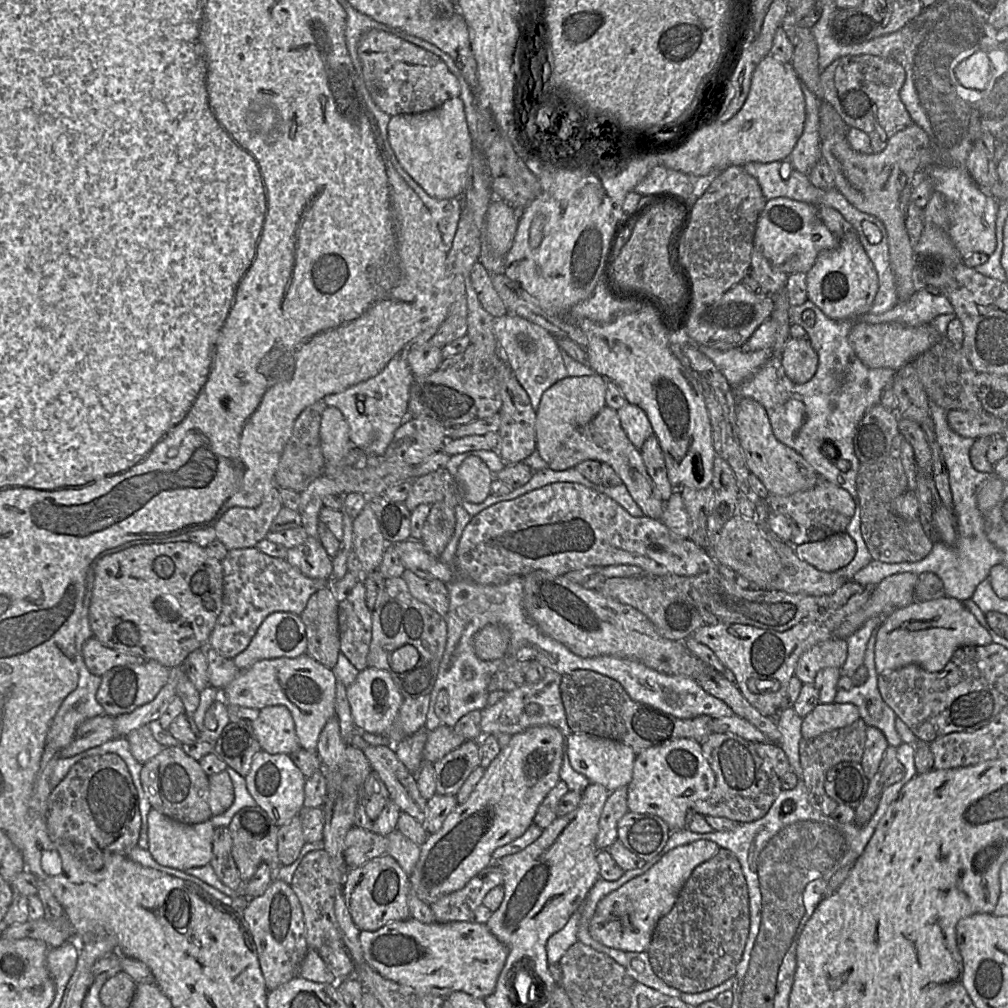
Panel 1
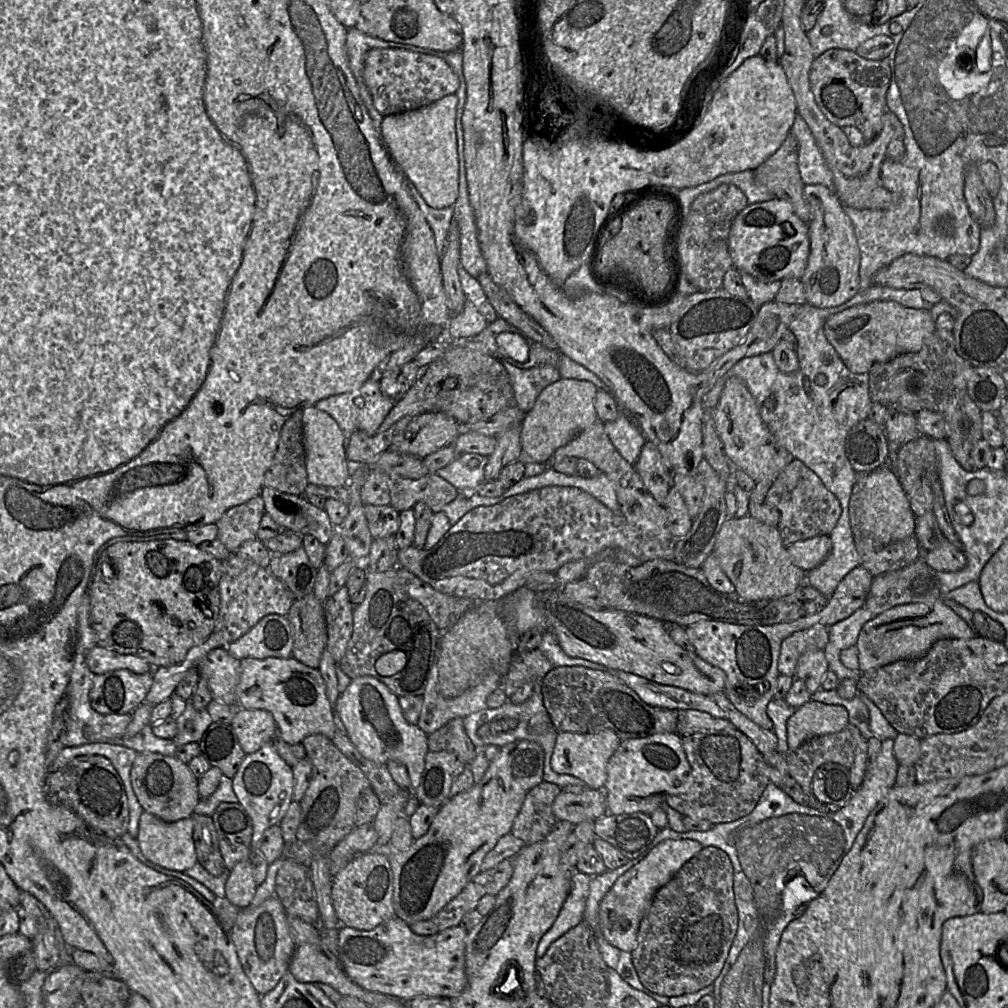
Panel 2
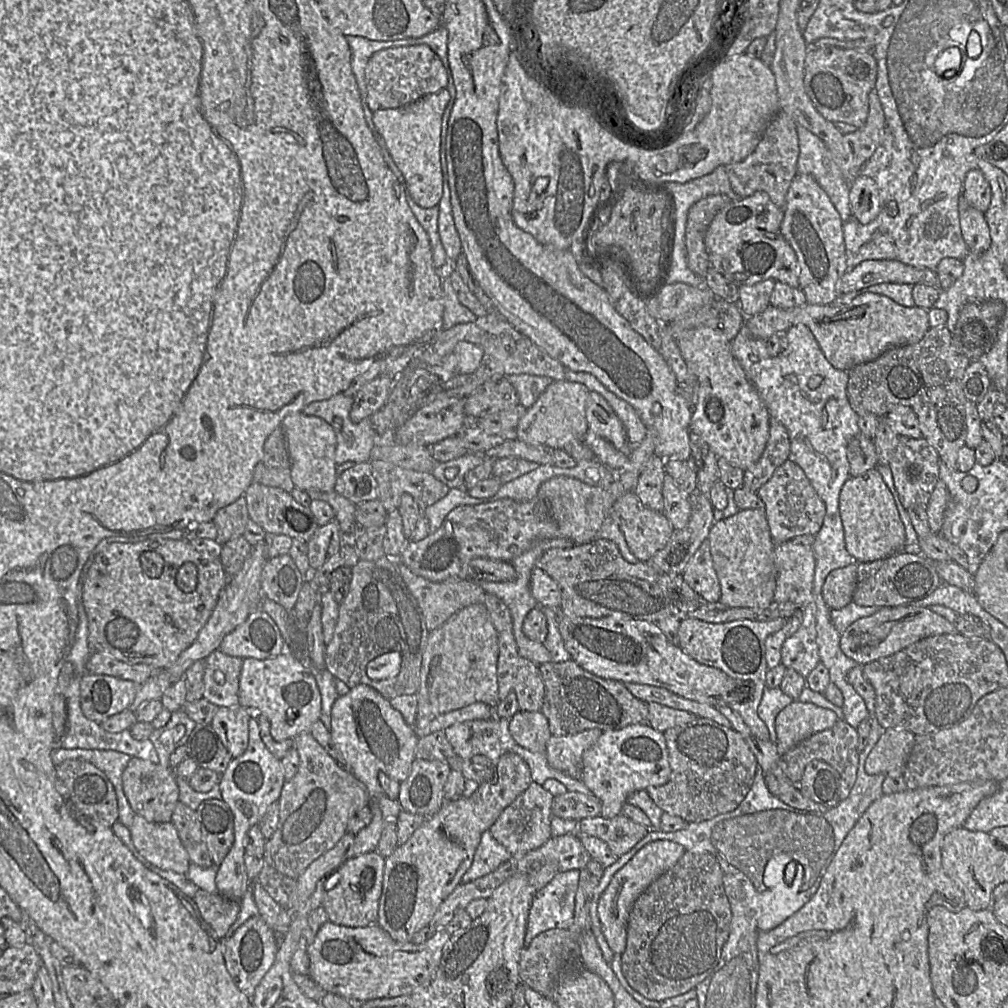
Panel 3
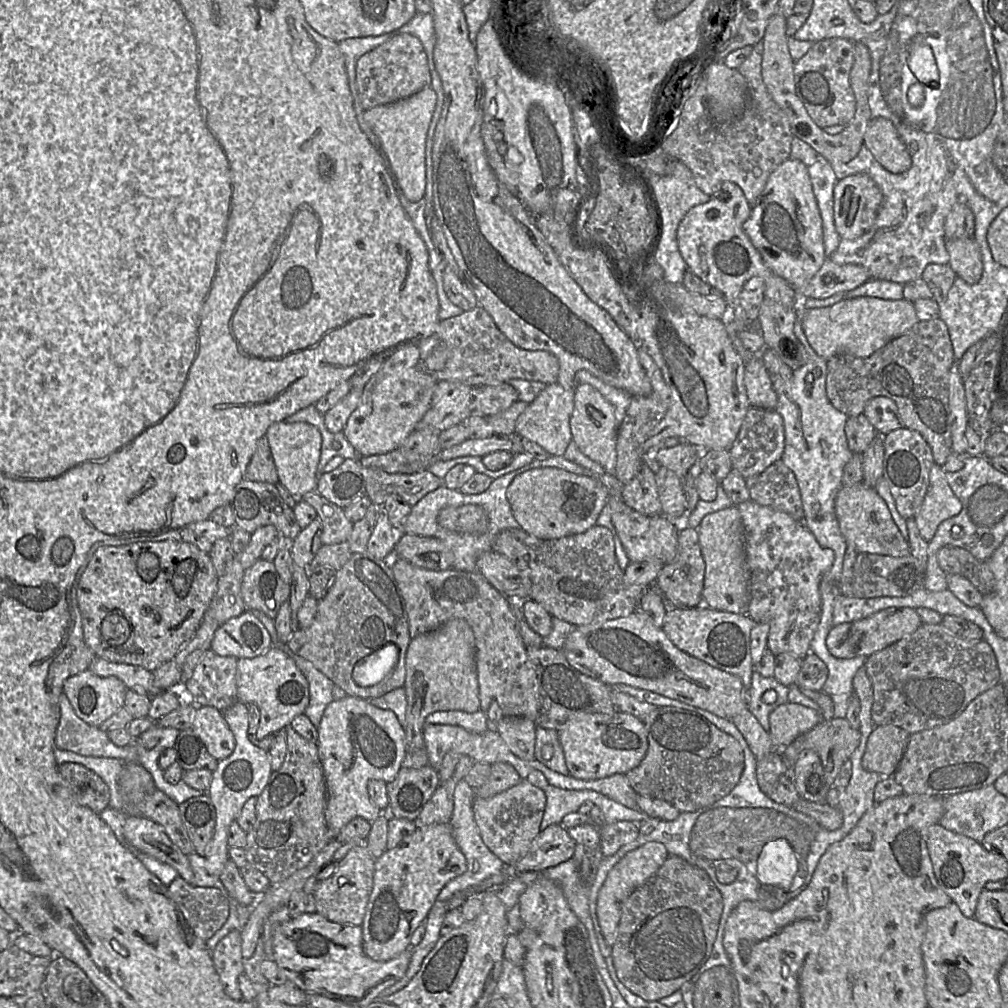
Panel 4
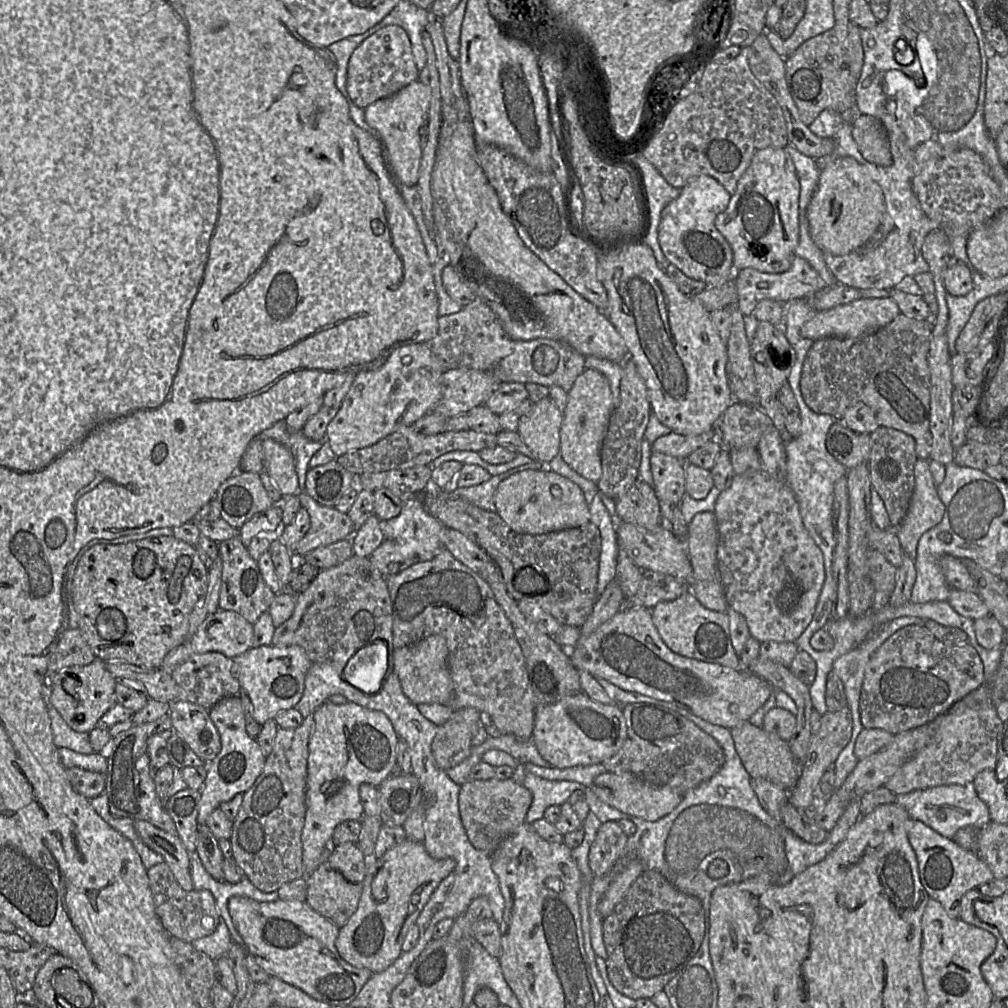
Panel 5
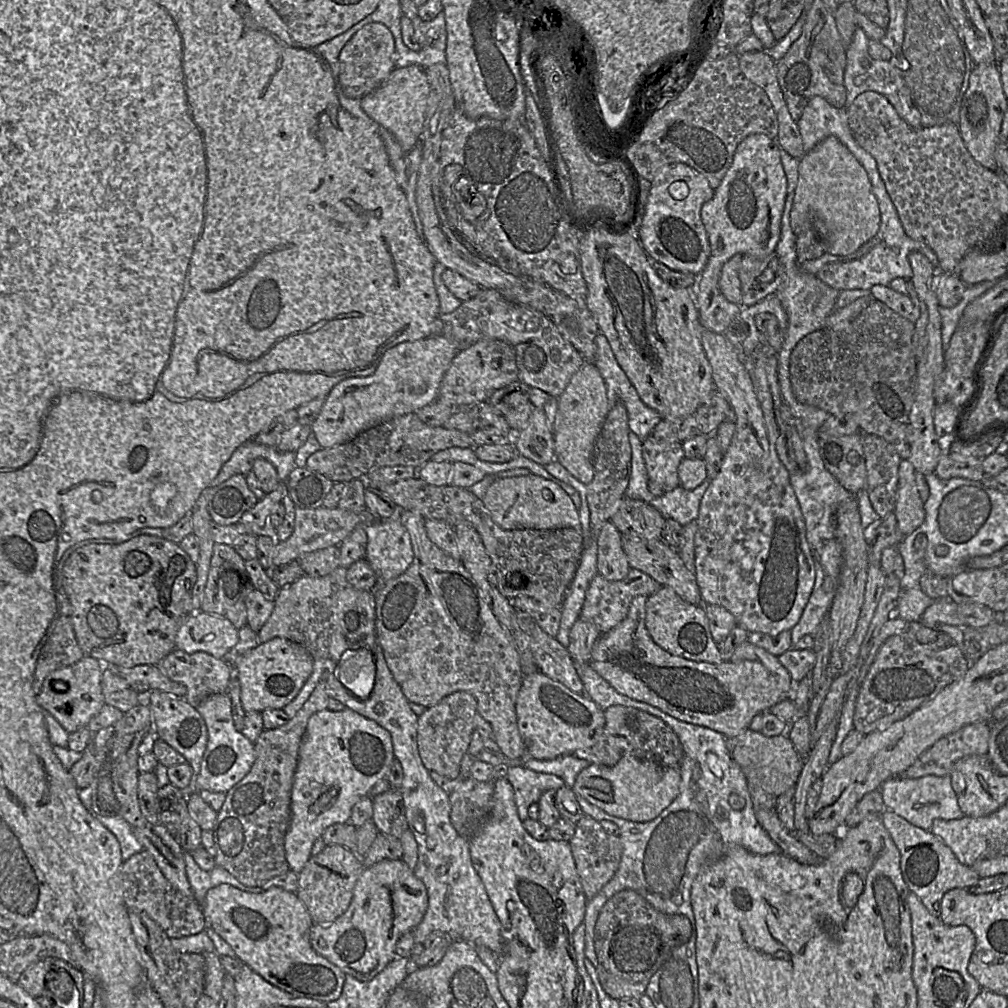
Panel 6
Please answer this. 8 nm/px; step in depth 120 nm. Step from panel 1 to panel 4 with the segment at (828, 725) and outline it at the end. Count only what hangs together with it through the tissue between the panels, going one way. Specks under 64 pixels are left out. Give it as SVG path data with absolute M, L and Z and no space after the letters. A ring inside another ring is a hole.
M785 703L769 715L769 736L776 750L782 750L823 721L821 711Z

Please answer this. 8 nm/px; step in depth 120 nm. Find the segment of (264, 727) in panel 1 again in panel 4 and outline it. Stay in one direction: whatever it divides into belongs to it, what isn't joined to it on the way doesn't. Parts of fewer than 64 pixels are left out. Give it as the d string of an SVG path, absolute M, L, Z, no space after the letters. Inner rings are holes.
M196 706L191 729L217 760L223 760L233 753L235 738L224 719L223 711L210 706Z

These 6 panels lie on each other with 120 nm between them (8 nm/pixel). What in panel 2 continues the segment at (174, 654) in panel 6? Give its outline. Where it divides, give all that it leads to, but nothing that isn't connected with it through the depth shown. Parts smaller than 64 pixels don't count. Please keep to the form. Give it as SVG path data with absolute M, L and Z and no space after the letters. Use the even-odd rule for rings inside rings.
M227 648L211 650L199 665L213 700L224 704L236 703L236 687L240 678L240 660L233 658Z

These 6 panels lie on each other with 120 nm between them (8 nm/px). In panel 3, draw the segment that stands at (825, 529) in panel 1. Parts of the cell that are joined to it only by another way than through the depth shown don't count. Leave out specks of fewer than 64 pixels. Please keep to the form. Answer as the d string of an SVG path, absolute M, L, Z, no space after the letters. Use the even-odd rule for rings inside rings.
M787 459L760 487L757 496L765 505L765 515L774 543L789 541L797 536L815 535L823 525L826 506L818 496L803 469Z

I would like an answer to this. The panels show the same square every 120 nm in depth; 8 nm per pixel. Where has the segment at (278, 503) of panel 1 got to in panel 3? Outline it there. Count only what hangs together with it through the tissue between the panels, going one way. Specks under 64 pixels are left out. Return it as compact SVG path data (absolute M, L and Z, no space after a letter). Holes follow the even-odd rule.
M242 496L235 502L219 509L212 522L217 528L217 538L224 544L234 538L243 536L249 518L246 501Z

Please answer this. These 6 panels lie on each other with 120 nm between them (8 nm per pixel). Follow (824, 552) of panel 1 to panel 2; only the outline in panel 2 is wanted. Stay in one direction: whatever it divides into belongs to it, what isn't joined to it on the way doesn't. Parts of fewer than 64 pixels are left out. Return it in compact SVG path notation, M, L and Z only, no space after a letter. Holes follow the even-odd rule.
M820 535L794 542L786 550L794 565L808 572L825 560L831 547L829 535Z

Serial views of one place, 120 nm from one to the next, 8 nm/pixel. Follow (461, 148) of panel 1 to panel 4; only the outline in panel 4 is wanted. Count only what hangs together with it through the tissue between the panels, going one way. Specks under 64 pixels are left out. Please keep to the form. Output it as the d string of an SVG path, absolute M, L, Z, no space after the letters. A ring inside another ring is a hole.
M427 86L410 97L378 105L364 112L366 124L379 141L379 148L393 176L395 189L402 190L412 202L424 199L427 180L429 181L431 151L434 144L434 132L429 132L429 129L436 102L436 92Z

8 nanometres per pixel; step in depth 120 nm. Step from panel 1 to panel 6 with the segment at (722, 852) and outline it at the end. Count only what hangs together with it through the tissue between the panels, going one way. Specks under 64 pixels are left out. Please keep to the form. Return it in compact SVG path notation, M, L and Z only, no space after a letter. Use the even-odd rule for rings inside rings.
M625 889L615 894L601 909L594 928L596 971L603 990L613 999L639 999L645 995L651 977L670 957L672 951L693 935L693 924L682 914L667 914L654 908L638 892Z

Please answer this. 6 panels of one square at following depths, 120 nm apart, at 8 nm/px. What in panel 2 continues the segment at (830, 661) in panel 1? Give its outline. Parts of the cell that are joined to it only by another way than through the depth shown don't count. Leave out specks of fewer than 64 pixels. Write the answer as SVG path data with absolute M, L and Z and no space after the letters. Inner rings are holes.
M814 625L808 629L794 632L785 638L780 647L778 671L782 675L795 678L799 657L809 650L824 650L829 640L827 627Z

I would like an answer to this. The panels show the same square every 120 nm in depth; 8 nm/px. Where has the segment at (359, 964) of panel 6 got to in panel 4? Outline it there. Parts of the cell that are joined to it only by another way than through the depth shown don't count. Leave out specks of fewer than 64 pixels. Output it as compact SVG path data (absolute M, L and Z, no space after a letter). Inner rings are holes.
M448 823L419 827L416 831L376 859L373 889L361 924L363 932L363 950L376 961L388 961L410 949L411 937L419 925L424 923L433 907L438 894L451 880L461 876L467 870L467 860L457 846Z

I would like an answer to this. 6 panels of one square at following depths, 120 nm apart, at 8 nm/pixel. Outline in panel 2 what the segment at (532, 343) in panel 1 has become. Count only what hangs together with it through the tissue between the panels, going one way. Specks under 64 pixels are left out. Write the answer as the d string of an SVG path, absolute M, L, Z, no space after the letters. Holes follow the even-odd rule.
M501 358L501 362L511 383L513 403L526 413L533 408L536 398L546 386L561 379L556 367L521 369L511 364L510 359Z

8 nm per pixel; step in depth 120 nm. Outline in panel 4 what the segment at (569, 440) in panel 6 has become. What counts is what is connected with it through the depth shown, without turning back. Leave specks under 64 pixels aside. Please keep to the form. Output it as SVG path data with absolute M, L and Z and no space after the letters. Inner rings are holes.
M589 384L576 385L574 388L574 409L570 421L572 441L576 447L592 461L613 475L616 465L616 440L619 423L613 406L601 393Z

